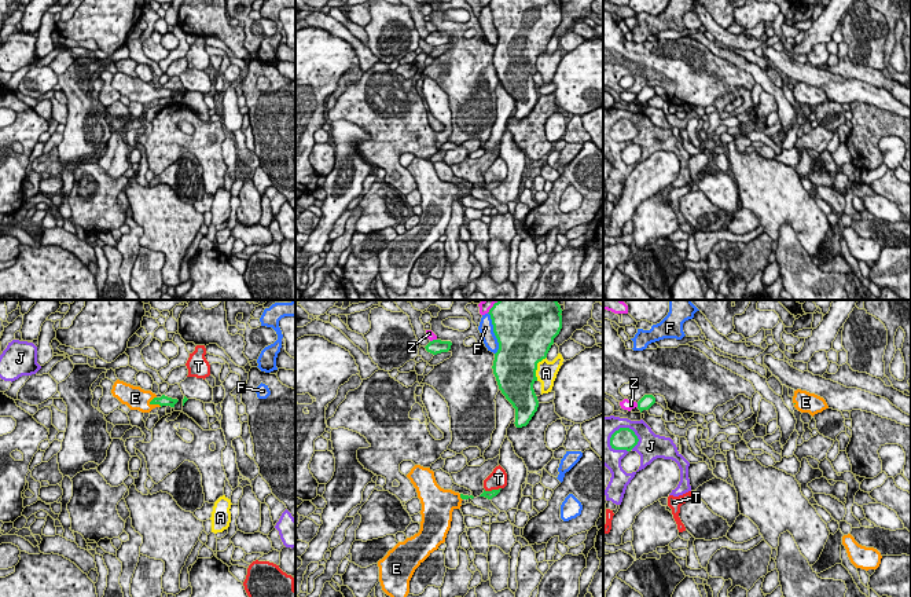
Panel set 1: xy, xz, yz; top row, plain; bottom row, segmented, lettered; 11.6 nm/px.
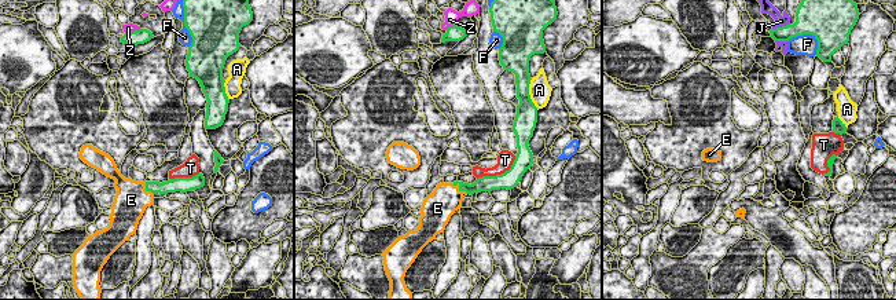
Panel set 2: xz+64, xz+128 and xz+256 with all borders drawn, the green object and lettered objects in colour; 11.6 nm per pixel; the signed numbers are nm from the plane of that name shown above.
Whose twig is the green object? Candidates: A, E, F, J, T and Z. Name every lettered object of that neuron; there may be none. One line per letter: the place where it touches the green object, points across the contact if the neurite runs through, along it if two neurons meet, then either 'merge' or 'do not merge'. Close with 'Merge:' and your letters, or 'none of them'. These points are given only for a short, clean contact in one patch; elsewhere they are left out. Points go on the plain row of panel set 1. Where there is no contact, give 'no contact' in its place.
A: meets green in xz at (536, 59); do not merge
E: meets green in xy at (155, 95); runs through xy (164, 92), (155, 95), (135, 90); merge
F: meets green in xz at (493, 24); do not merge
J: meets green in yz at (621, 120); do not merge
T: meets green in xz at (492, 182); do not merge
Z: meets green in yz at (638, 96); do not merge
Merge: E

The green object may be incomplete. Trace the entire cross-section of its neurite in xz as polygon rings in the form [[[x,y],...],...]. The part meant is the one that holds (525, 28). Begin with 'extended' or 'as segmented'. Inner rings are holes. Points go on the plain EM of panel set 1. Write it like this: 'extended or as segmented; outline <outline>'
as segmented; outline [[[491,0],[499,34],[493,66],[499,81],[515,100],[515,118],[529,116],[539,99],[533,81],[537,55],[547,50],[562,21],[561,0]]]

